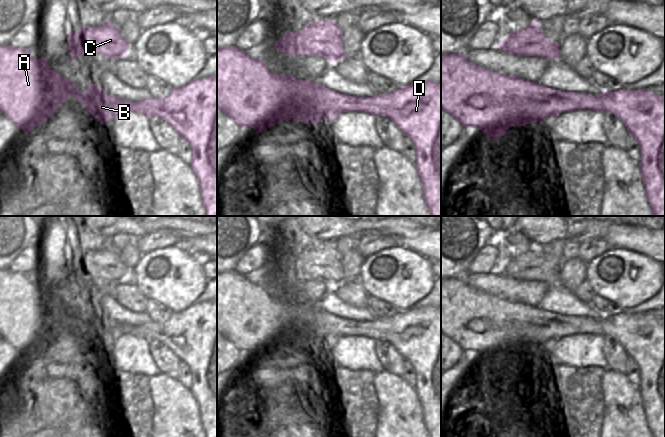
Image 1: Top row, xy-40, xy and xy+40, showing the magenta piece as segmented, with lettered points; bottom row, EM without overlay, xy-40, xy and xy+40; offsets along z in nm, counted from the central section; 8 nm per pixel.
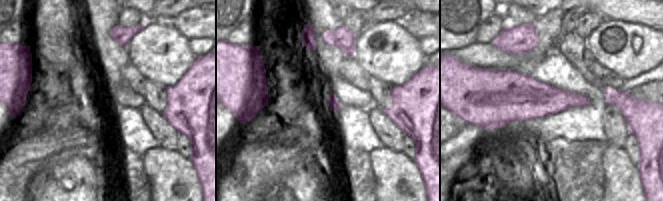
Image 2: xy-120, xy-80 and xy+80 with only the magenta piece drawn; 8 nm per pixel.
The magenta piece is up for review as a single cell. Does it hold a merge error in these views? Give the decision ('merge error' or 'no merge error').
no merge error

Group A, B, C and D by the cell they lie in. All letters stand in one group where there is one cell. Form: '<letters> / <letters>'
A B C D

